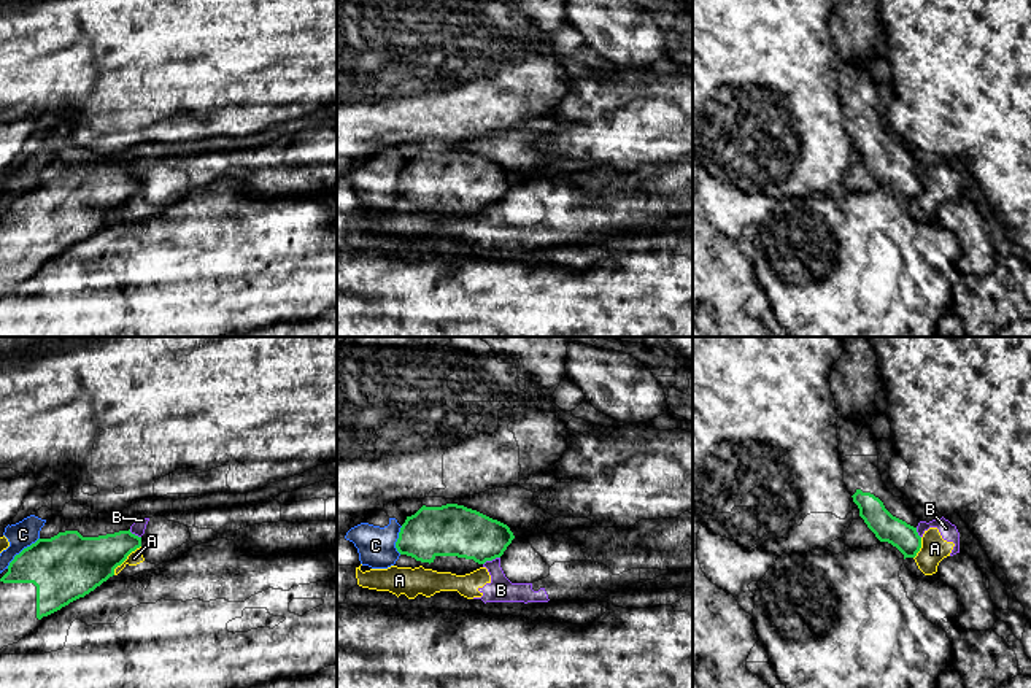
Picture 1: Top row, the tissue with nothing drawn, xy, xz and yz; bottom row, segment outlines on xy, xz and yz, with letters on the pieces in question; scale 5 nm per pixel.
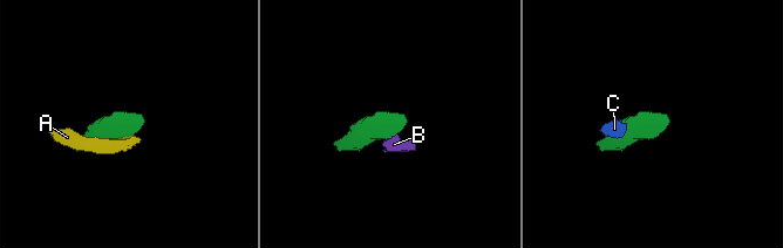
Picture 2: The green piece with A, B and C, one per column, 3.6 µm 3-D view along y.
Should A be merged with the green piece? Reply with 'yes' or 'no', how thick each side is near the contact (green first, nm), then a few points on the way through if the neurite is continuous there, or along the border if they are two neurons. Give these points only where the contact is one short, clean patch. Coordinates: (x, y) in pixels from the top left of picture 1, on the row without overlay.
no; 300 nm thick on the green side, 70 nm on the other

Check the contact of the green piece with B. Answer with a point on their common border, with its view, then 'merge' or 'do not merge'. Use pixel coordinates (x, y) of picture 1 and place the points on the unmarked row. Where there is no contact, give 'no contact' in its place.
meets green in xz at (491, 204); do not merge

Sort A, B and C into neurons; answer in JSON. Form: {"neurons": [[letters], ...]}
{"neurons": [["A", "B"], ["C"]]}

